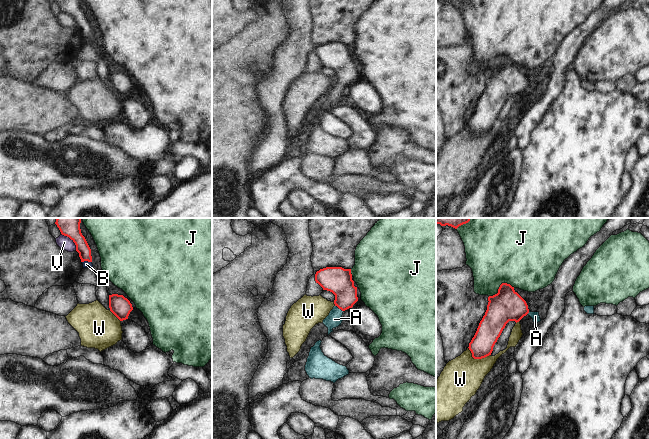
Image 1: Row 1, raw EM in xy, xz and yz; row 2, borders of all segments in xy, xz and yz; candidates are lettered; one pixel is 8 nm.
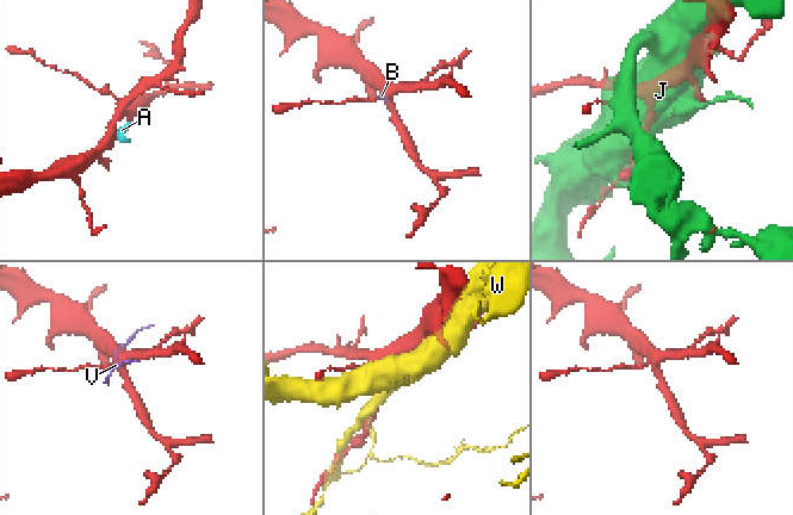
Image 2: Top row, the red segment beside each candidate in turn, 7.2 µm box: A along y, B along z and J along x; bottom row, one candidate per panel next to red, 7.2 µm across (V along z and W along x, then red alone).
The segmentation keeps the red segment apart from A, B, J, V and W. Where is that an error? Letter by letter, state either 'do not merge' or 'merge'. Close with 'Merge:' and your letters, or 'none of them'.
A: merge
B: do not merge
J: do not merge
V: do not merge
W: do not merge
Merge: A

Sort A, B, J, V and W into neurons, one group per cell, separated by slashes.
A / B W / J / V

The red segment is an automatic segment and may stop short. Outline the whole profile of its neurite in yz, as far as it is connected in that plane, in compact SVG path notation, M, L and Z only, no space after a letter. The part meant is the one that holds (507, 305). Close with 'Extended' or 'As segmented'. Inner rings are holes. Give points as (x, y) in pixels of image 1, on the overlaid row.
M502 283L498 293L488 297L485 315L469 343L469 350L474 359L491 355L493 347L509 321L519 322L527 314L534 324L541 321L539 312L531 312L526 301L510 284Z. Extended

